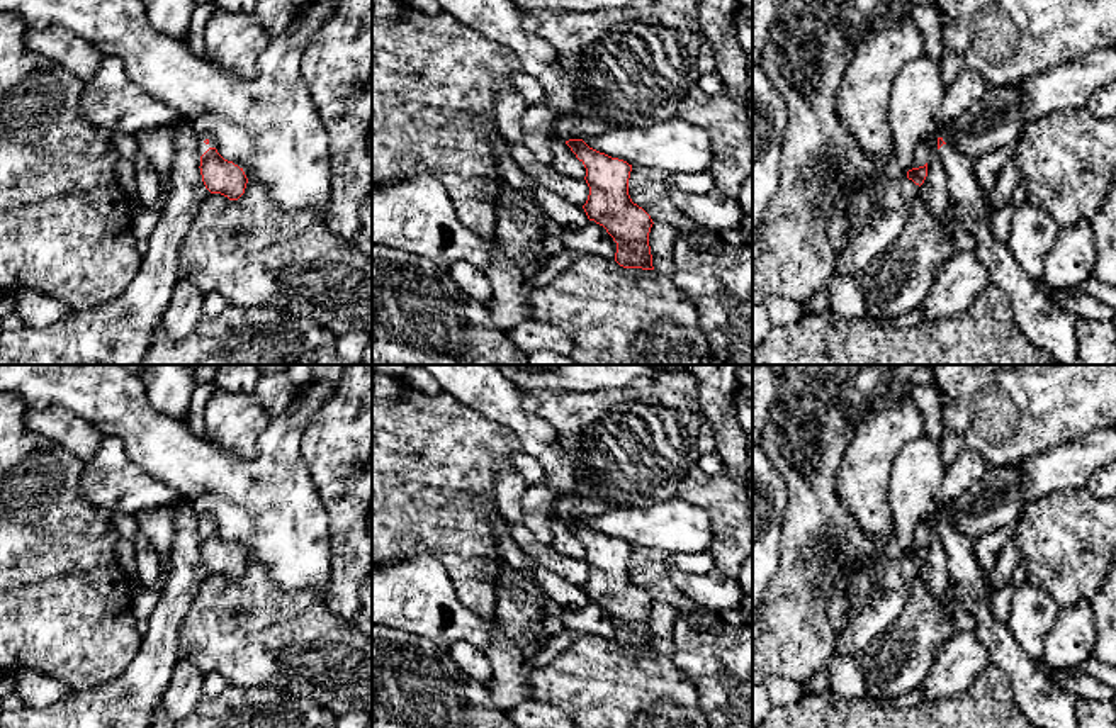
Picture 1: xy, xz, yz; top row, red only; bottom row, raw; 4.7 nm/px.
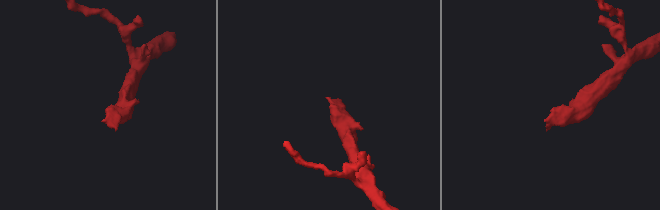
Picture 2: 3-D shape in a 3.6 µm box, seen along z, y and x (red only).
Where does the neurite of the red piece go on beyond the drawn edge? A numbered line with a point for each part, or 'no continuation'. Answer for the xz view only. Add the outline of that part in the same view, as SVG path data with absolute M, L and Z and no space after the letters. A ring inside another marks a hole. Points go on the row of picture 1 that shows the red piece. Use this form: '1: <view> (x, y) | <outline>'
1: xz (631, 67) | M634 0L625 8L595 12L576 10L525 10L521 27L545 39L559 54L559 61L572 85L576 109L557 122L555 136L564 143L584 143L601 132L618 127L645 127L678 115L678 105L698 85L696 59L708 42L698 17L698 0Z

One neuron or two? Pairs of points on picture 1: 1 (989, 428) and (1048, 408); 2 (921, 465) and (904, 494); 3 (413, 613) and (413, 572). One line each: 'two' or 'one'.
1: one
2: one
3: one

